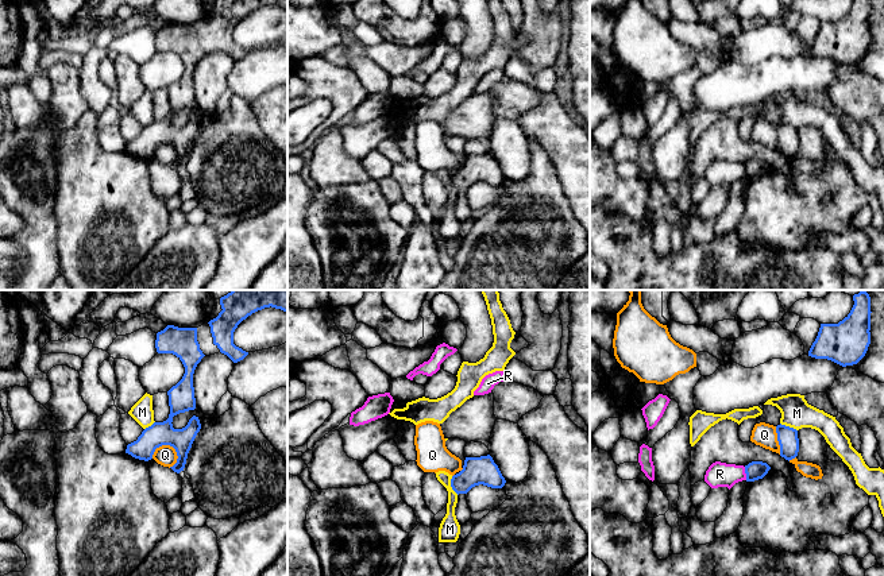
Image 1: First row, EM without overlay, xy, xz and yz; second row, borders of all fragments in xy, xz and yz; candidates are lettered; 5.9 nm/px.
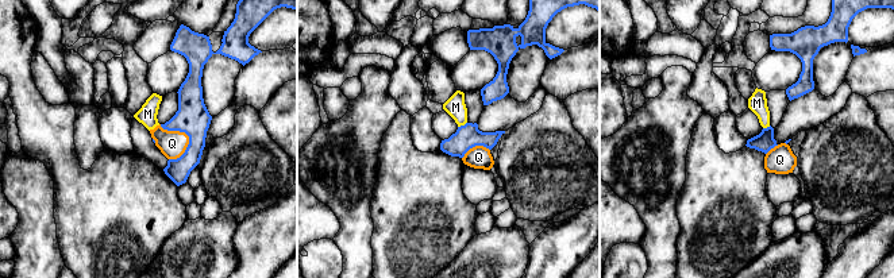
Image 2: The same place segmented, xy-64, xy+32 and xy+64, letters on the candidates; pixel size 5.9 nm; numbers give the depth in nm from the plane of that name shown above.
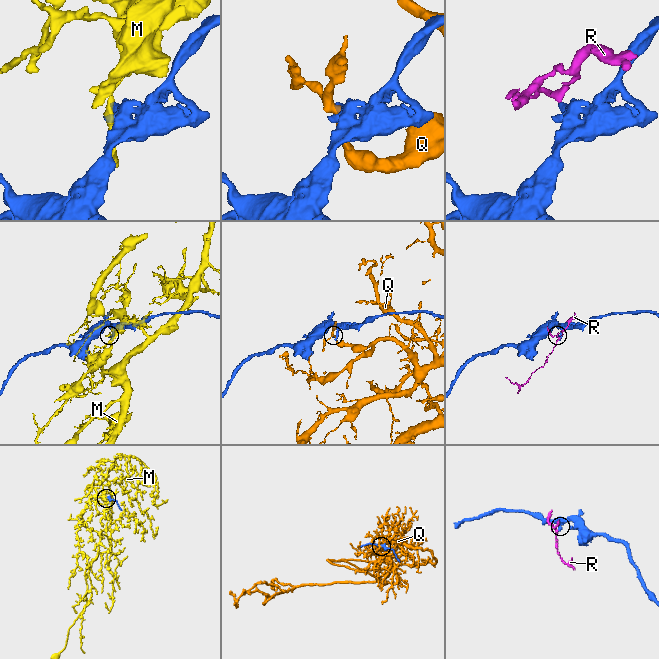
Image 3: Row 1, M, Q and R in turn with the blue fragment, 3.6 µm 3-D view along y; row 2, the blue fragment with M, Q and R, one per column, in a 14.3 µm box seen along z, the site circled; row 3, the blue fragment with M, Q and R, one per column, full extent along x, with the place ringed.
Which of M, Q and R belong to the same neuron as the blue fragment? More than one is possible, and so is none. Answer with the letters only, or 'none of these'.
none of these

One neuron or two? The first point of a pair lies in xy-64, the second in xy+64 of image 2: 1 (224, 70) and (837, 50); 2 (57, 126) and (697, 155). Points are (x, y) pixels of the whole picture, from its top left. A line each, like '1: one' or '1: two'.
1: one
2: one

